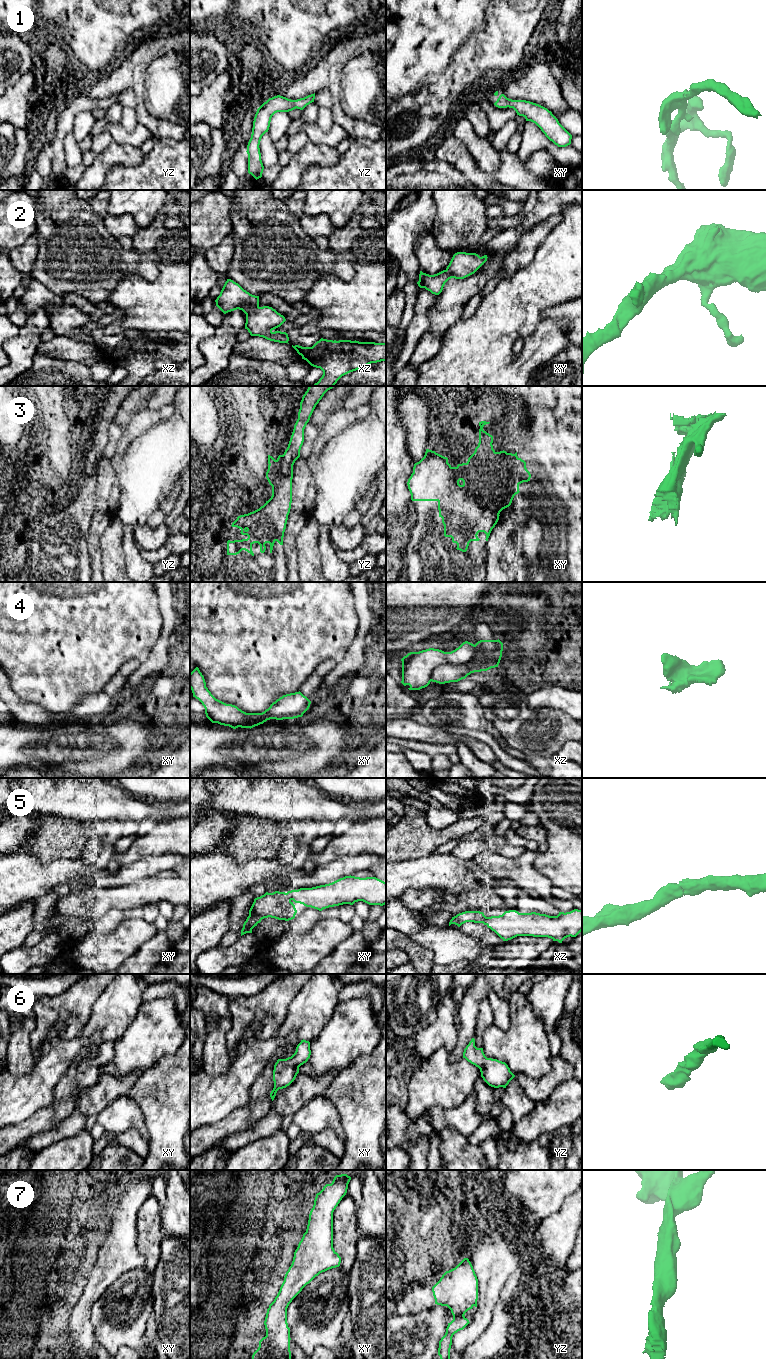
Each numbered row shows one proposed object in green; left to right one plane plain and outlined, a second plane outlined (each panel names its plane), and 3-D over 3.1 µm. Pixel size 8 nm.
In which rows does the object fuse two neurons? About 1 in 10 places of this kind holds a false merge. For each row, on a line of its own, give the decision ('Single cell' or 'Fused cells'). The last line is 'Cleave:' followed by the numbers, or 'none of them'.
1: Single cell
2: Single cell
3: Single cell
4: Fused cells
5: Single cell
6: Single cell
7: Single cell
Cleave: 4

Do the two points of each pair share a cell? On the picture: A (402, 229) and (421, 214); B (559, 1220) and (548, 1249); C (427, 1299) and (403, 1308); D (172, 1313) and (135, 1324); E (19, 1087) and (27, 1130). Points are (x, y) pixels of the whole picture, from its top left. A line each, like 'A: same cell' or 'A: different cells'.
A: same cell
B: same cell
C: same cell
D: different cells
E: different cells

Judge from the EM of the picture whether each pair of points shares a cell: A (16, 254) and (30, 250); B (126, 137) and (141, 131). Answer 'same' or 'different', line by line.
A: same
B: same

